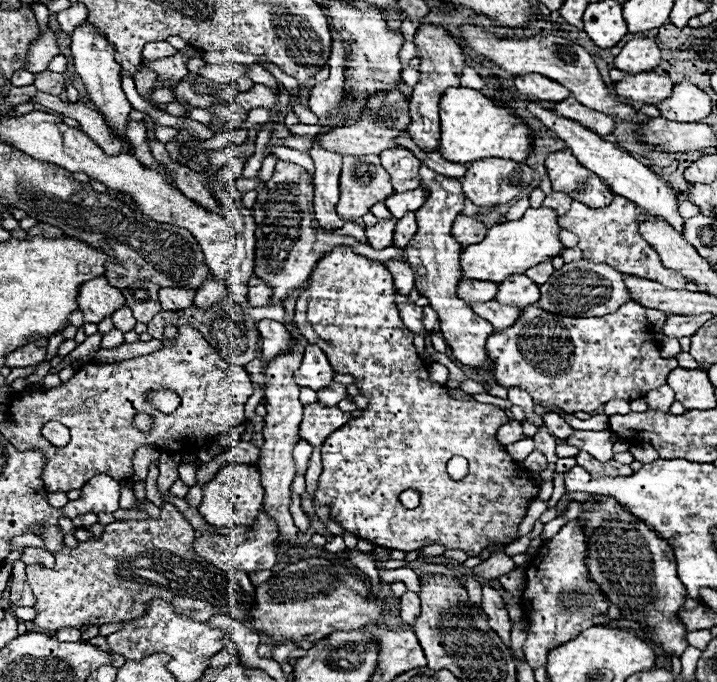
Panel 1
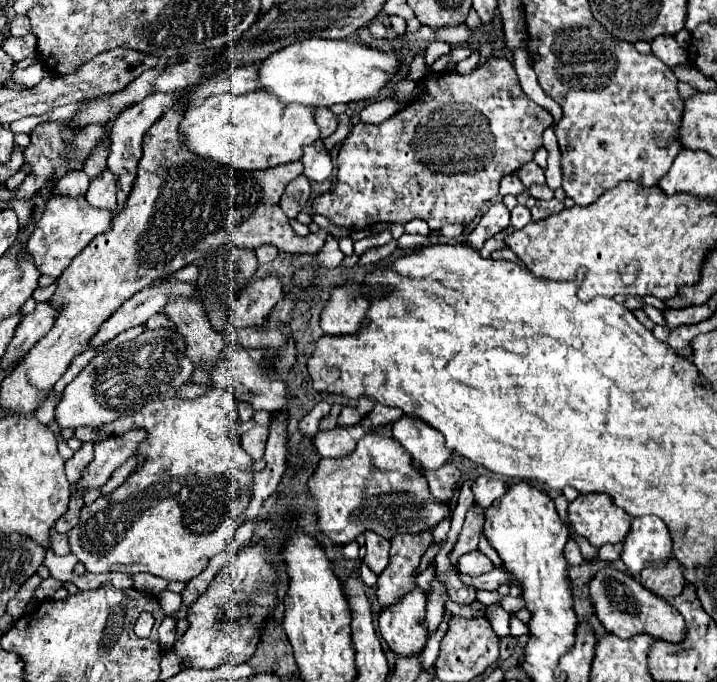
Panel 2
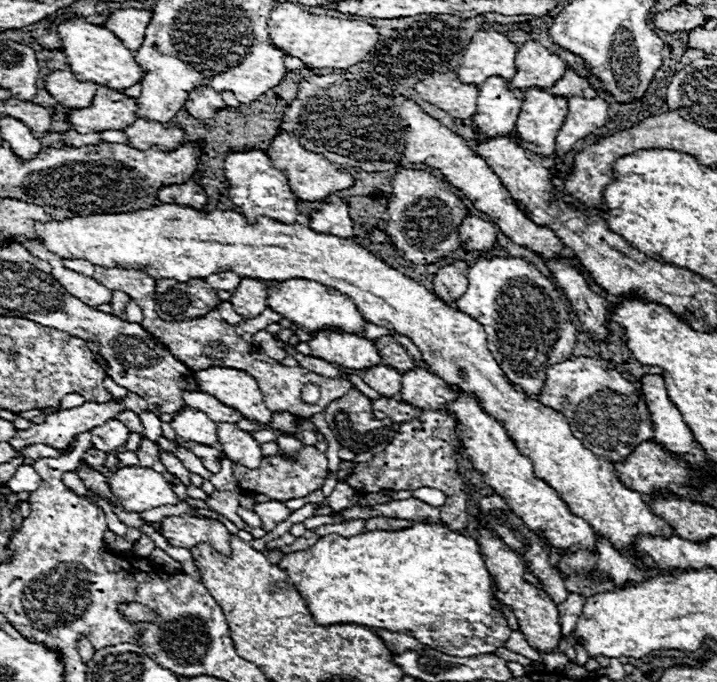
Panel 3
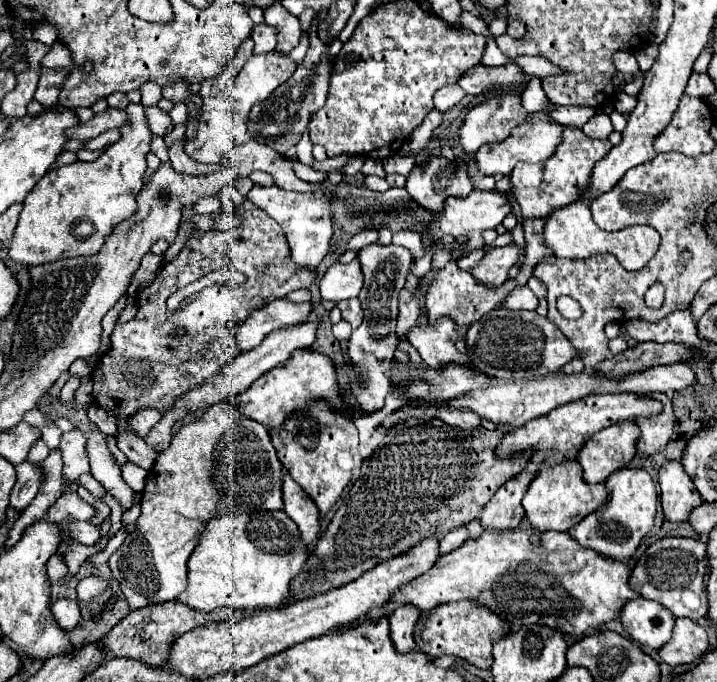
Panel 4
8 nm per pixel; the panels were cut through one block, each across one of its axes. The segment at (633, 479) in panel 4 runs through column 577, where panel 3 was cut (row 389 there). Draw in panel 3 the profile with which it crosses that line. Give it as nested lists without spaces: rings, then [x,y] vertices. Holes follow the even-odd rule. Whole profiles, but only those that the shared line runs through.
[[[480,258],[466,276],[468,290],[452,306],[482,322],[490,352],[510,382],[538,396],[546,380],[544,372],[568,360],[576,344],[576,326],[568,316],[562,292],[526,258]]]

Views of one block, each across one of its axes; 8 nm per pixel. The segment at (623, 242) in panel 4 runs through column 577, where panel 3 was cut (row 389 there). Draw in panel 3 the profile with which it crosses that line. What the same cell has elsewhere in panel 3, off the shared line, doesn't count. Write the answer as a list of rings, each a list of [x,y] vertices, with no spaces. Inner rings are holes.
[[[210,366],[196,372],[198,386],[202,392],[218,398],[222,404],[238,410],[244,418],[270,424],[270,410],[266,408],[256,380],[244,370]]]

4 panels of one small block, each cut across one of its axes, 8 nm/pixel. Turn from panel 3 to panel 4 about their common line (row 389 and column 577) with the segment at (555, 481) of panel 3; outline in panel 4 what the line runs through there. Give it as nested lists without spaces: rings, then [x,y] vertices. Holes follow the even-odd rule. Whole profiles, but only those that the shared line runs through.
[[[564,460],[554,466],[540,466],[536,478],[530,482],[528,492],[522,500],[526,516],[536,532],[558,530],[566,532],[572,524],[580,522],[586,514],[596,510],[608,500],[608,490],[604,484],[588,484],[582,478],[582,466],[578,460]]]

